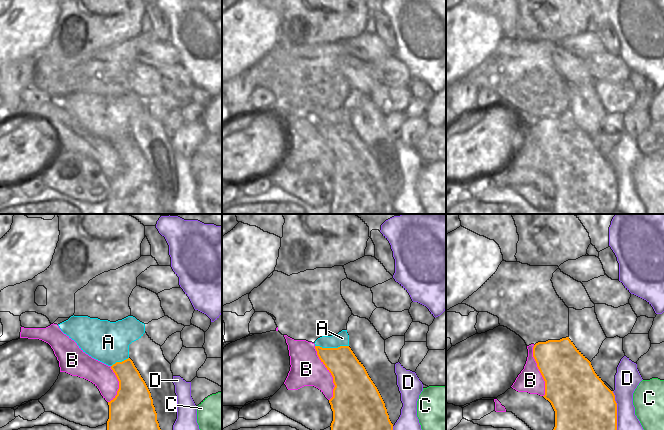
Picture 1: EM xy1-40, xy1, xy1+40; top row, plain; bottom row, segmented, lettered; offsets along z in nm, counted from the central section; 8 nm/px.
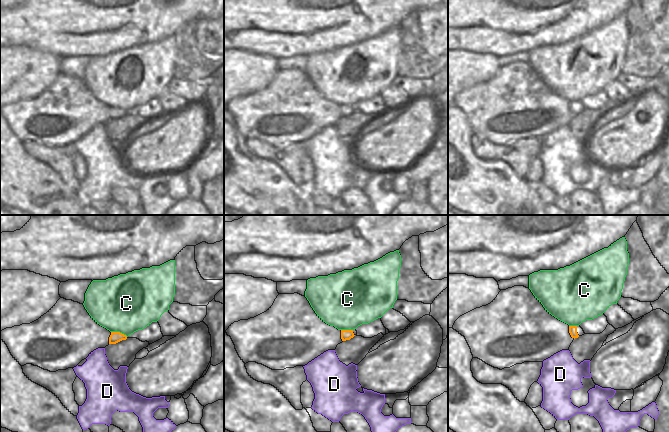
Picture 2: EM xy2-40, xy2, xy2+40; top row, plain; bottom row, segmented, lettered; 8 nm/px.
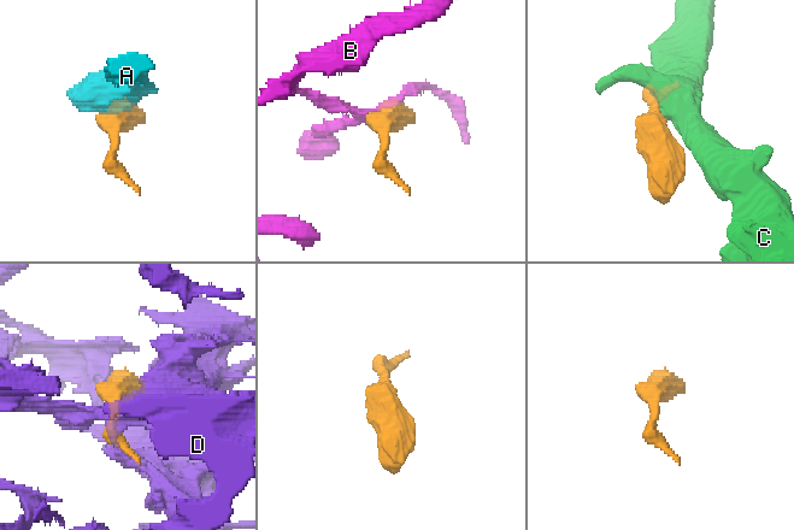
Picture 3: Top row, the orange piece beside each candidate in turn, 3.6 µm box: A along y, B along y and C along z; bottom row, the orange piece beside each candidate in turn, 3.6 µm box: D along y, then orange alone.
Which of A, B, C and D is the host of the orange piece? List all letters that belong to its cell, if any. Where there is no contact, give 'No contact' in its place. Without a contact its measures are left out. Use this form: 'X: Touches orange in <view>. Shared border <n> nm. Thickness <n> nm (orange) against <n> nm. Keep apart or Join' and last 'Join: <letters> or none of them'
A: Touches orange in xy1. Shared border 280 nm. Thickness 260 nm (orange) against 110 nm. Keep apart
B: Touches orange in xy1. Shared border 460 nm. Thickness 340 nm (orange) against 260 nm. Keep apart
C: Touches orange in xy2-40. Shared border 140 nm. Thickness 90 nm (orange) against 480 nm. Keep apart
D: Touches orange in xy1+40. Shared border 320 nm. Thickness 420 nm (orange) against 190 nm. Keep apart
Join: none of them

